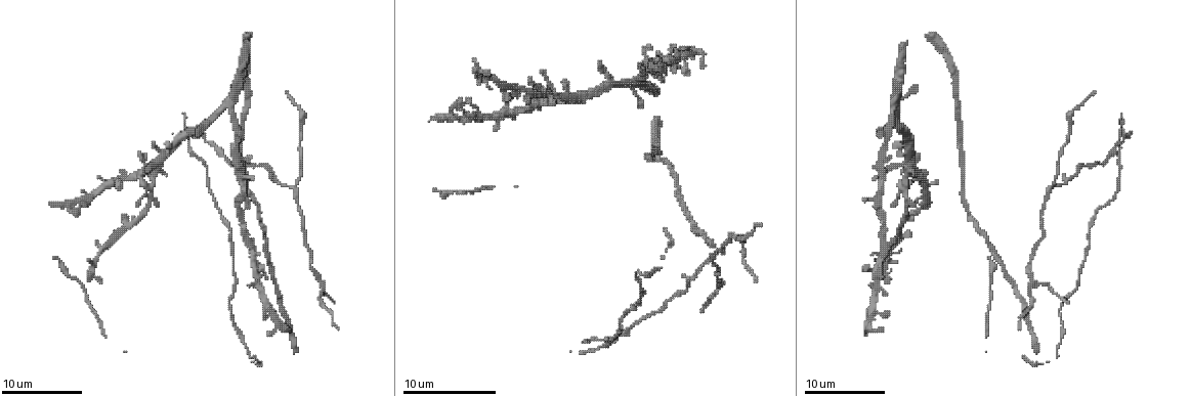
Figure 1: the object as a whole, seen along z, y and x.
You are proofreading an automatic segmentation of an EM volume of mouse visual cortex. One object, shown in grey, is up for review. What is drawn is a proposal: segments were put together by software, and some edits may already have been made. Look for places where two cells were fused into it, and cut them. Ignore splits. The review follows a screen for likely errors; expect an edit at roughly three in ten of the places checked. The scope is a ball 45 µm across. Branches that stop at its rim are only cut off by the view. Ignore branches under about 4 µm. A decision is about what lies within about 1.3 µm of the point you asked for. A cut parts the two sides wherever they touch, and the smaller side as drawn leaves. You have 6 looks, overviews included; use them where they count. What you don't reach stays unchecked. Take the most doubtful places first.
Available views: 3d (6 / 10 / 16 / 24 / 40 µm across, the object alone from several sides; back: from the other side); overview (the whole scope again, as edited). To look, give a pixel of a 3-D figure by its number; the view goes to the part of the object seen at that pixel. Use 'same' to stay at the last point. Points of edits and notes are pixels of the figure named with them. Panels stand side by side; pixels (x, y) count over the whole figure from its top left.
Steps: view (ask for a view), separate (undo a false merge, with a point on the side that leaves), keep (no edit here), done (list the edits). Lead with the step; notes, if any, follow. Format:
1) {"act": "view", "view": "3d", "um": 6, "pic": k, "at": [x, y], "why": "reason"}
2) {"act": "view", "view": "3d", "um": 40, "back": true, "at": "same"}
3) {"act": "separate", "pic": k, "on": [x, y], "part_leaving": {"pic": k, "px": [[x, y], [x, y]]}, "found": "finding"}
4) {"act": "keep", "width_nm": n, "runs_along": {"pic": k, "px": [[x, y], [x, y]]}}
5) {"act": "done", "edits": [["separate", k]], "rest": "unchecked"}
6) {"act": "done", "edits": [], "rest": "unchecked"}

{"act": "view", "view": "3d", "um": 10, "pic": 1, "at": [322, 281], "why": "three arms meet"}

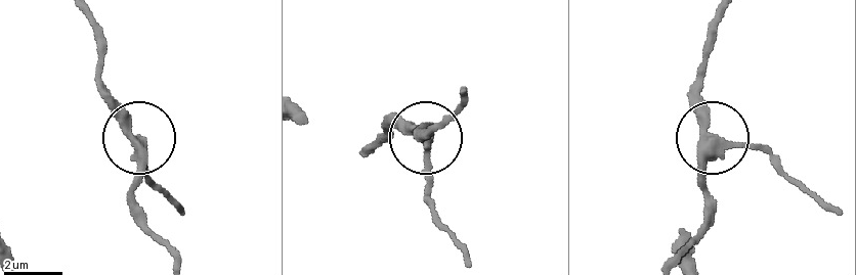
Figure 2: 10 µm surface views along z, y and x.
{"act": "separate", "pic": 2, "on": [429, 182], "arms": 3, "part_leaving": {"pic": 2, "px": [[713, 143], [755, 145], [836, 209]]}, "found": "two cells meet here"}

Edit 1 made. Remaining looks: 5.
{"act": "view", "view": "overview"}

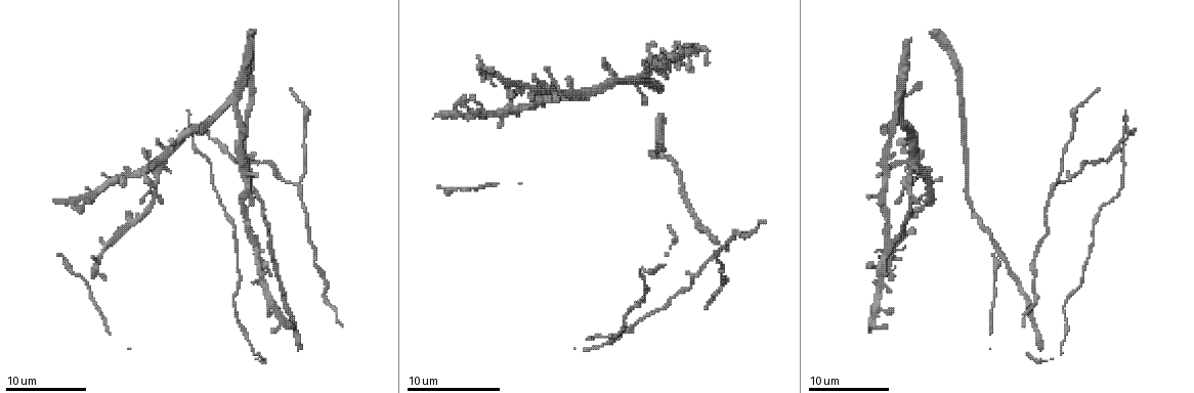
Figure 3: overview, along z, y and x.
{"act": "view", "view": "3d", "um": 6, "pic": 3, "at": [1072, 129], "why": "sudden change in width"}

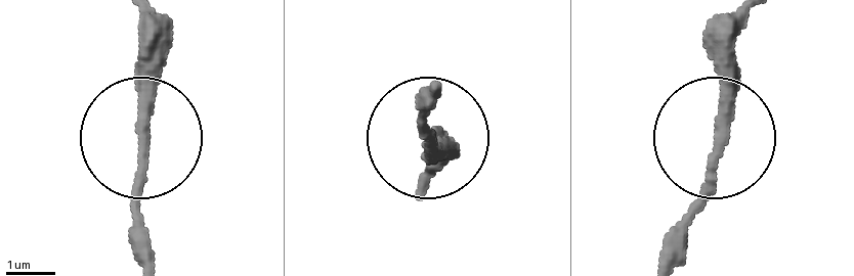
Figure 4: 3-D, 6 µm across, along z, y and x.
{"act": "keep", "width_nm": 250, "runs_along": {"pic": 4, "px": [[138, 256], [146, 15]]}, "found": "continuous, no second cell"}

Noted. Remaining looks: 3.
{"act": "view", "view": "3d", "um": 10, "pic": 3, "at": [302, 201], "why": "calibre changes"}

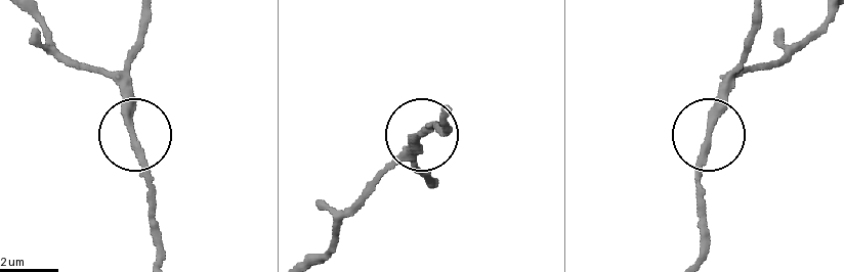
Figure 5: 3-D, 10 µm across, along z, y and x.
{"act": "keep", "found": "one cell here"}

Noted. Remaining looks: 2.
{"act": "done", "edits": [["separate", 2]], "rest": "unchecked"}

